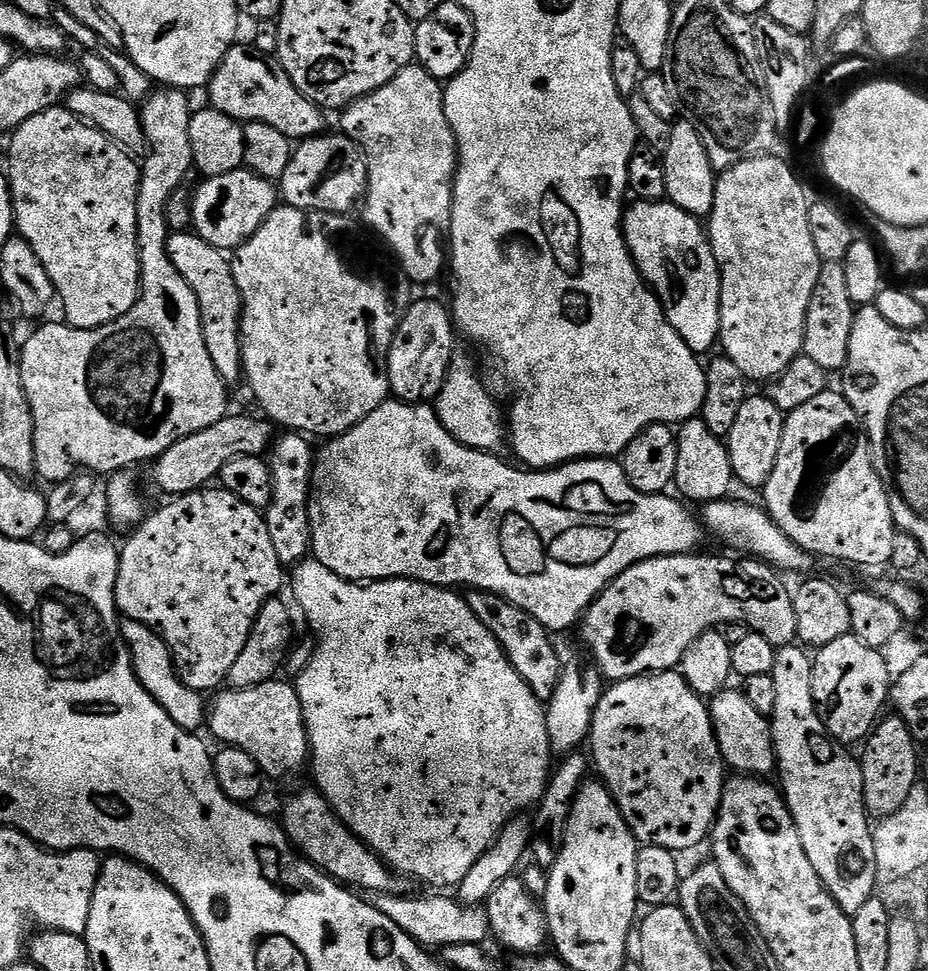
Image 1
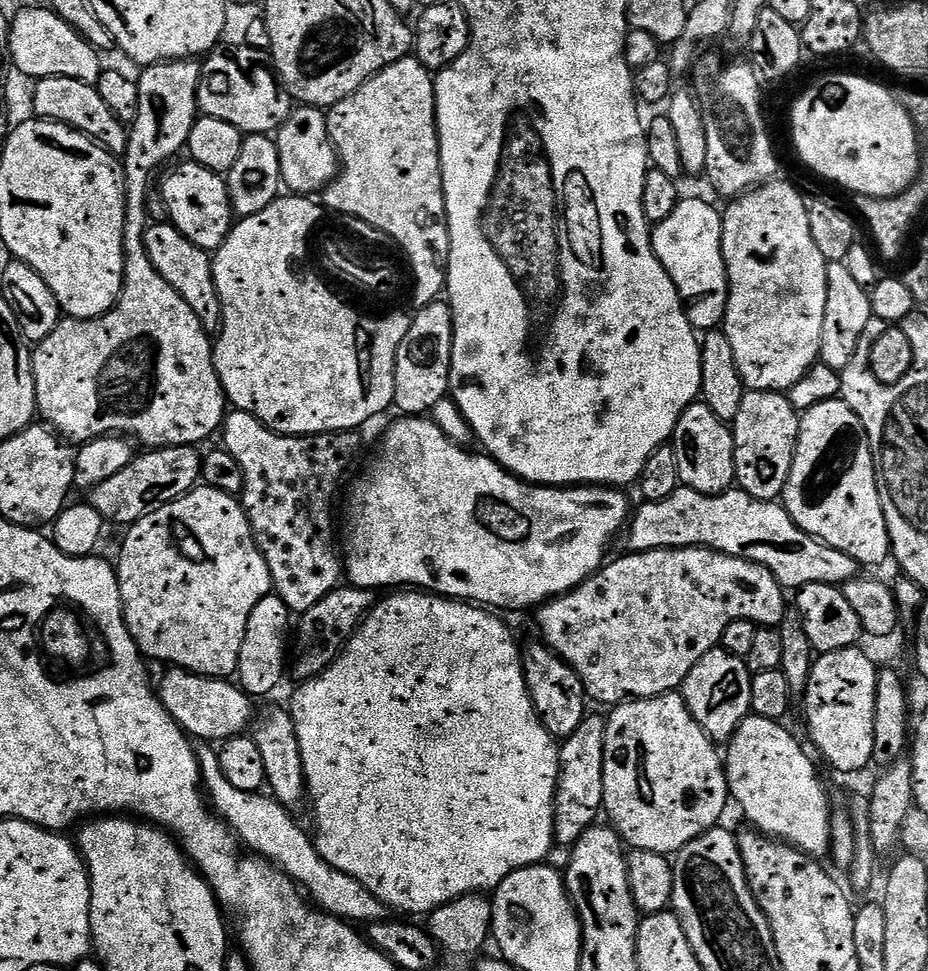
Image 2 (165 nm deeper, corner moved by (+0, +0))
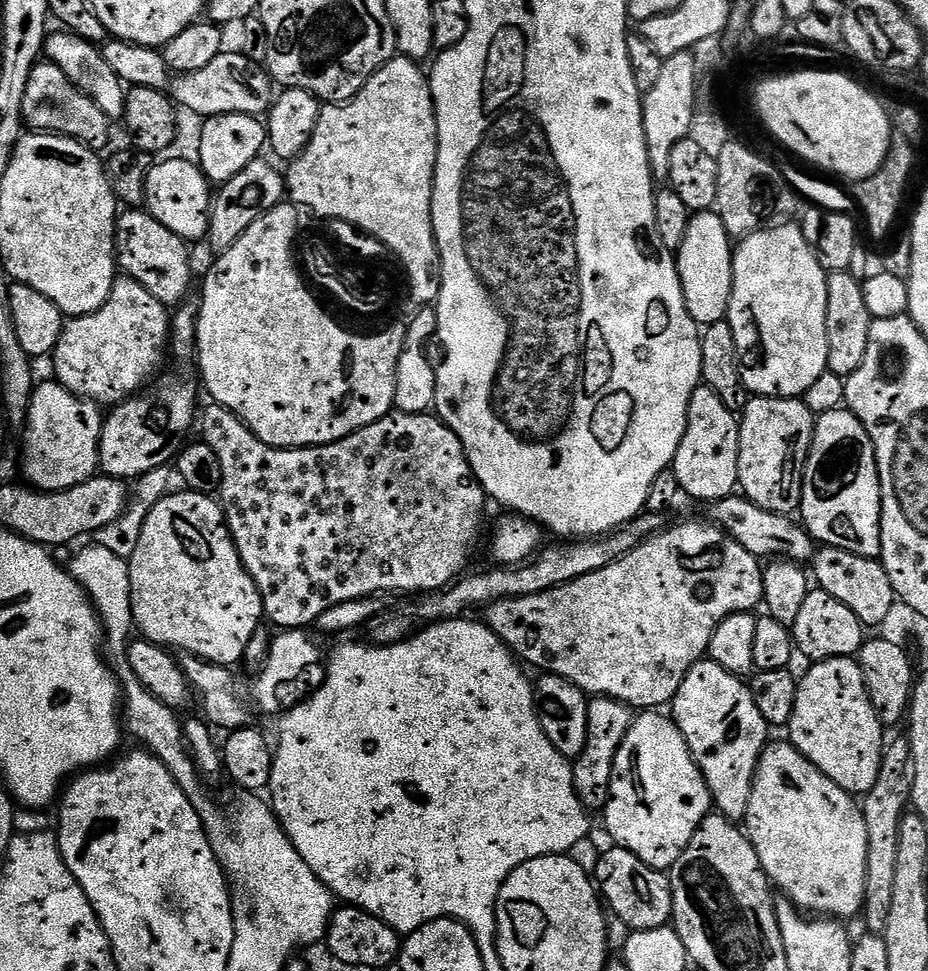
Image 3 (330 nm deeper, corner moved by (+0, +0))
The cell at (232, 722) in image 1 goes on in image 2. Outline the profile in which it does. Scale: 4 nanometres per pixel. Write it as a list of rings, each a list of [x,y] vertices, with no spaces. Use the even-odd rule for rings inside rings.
[[[169,667],[165,672],[168,673],[158,680],[160,701],[164,709],[172,715],[174,722],[184,729],[189,737],[197,741],[200,739],[200,742],[223,742],[241,735],[253,723],[253,697],[247,694],[243,687],[235,684],[235,688],[231,679],[198,676],[195,672],[185,672],[182,668],[173,667]]]

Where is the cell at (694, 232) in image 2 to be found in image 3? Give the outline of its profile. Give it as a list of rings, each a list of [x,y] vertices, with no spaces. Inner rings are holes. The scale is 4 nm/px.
[[[709,210],[693,215],[686,238],[675,257],[680,285],[686,298],[686,310],[690,310],[690,318],[694,318],[696,324],[717,324],[727,317],[732,297],[733,251],[733,237],[728,235],[719,212]]]

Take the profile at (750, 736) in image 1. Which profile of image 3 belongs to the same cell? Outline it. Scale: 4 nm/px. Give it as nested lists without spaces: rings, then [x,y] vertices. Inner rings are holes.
[[[790,742],[784,744],[769,743],[760,761],[756,767],[754,774],[754,782],[750,790],[750,806],[746,817],[746,835],[750,843],[754,846],[754,850],[758,854],[758,862],[762,862],[762,870],[768,875],[769,881],[777,889],[780,888],[785,897],[791,900],[797,908],[808,914],[815,914],[820,918],[835,918],[841,922],[847,921],[853,916],[859,916],[864,911],[864,895],[866,894],[866,878],[867,878],[867,834],[866,822],[863,821],[861,805],[854,799],[853,793],[842,790],[833,780],[826,778],[826,774],[822,774],[812,765],[808,759],[802,755]]]

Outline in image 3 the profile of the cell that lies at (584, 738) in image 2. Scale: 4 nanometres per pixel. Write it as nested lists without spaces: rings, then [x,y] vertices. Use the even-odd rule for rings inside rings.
[[[598,696],[588,701],[588,734],[586,750],[572,764],[574,790],[584,807],[592,814],[608,805],[610,782],[614,774],[614,758],[622,746],[634,719],[633,709],[609,696]]]

